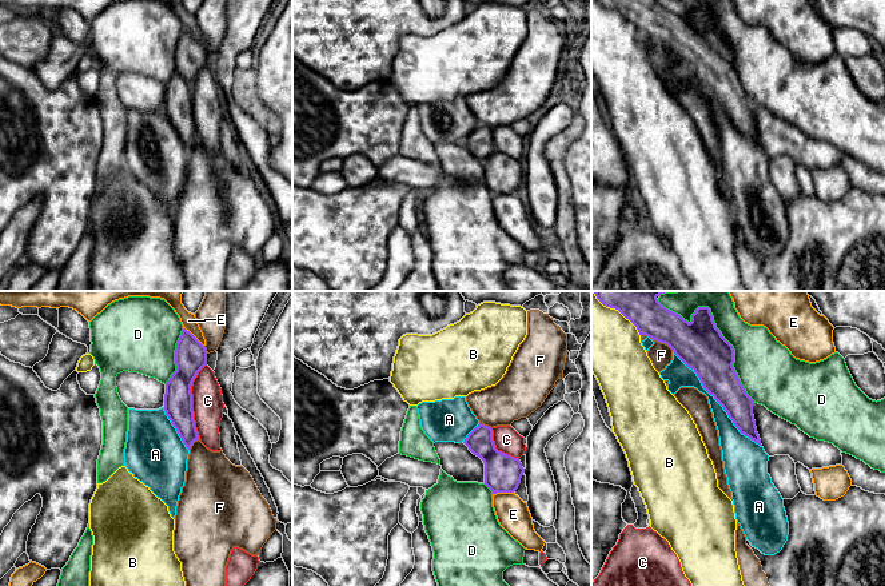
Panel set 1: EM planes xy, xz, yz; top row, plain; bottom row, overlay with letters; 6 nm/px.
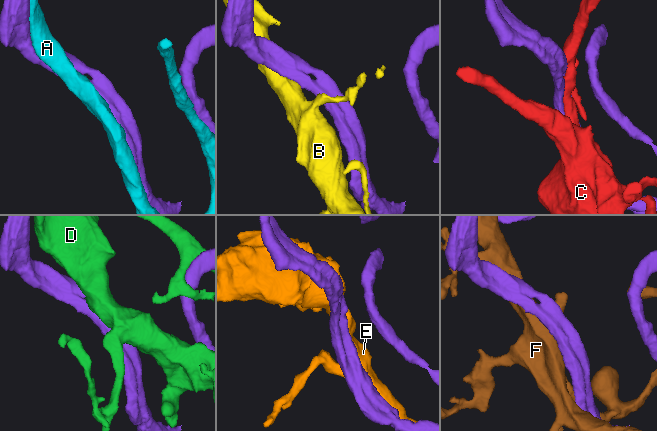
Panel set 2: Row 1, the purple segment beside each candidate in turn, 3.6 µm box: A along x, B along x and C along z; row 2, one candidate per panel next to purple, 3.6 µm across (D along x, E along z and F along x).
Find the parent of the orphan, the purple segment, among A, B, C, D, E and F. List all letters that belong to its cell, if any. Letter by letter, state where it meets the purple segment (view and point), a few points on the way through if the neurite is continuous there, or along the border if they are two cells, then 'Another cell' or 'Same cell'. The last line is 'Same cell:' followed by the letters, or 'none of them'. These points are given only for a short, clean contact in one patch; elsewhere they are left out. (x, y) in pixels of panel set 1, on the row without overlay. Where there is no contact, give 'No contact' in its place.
A: Touches purple at yz (717, 102). Same cell
B: Touches purple at yz (621, 14). Another cell
C: Touches purple at xy (191, 102). Another cell
D: Touches purple at yz (716, 28). Another cell
E: Touches purple at xy (194, 38). Another cell
F: Touches purple at yz (662, 43). Another cell
Same cell: A

